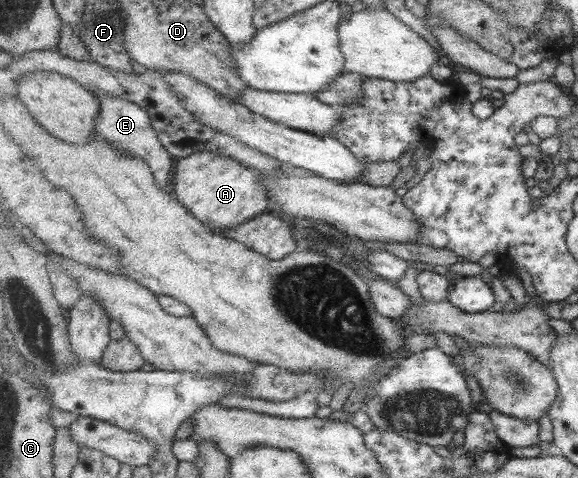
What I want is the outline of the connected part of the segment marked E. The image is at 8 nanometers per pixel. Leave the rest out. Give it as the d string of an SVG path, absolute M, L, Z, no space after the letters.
M97 96L101 103L100 116L96 118L96 133L121 152L127 152L136 157L144 158L152 167L160 187L169 184L169 176L175 170L177 159L165 149L160 141L150 114L137 103L119 97Z

